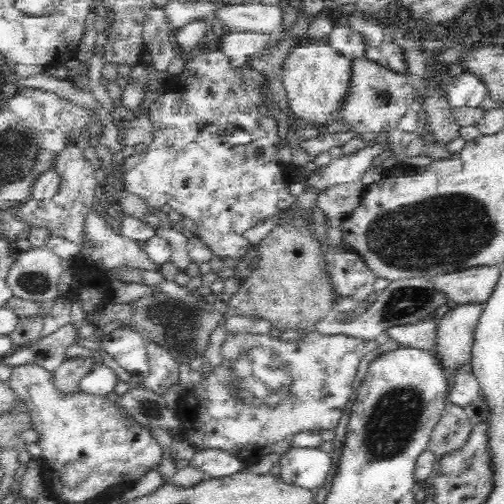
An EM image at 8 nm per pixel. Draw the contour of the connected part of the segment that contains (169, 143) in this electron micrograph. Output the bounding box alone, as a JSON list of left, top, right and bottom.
[122,37,296,272]

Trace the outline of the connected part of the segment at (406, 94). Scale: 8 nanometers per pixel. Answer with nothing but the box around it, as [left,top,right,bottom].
[336,58,417,132]

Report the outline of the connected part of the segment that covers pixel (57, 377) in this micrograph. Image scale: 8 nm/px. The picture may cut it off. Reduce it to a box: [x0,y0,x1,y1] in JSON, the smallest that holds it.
[52,356,103,393]

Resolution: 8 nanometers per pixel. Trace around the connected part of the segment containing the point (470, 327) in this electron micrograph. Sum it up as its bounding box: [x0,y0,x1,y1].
[434,301,484,370]

